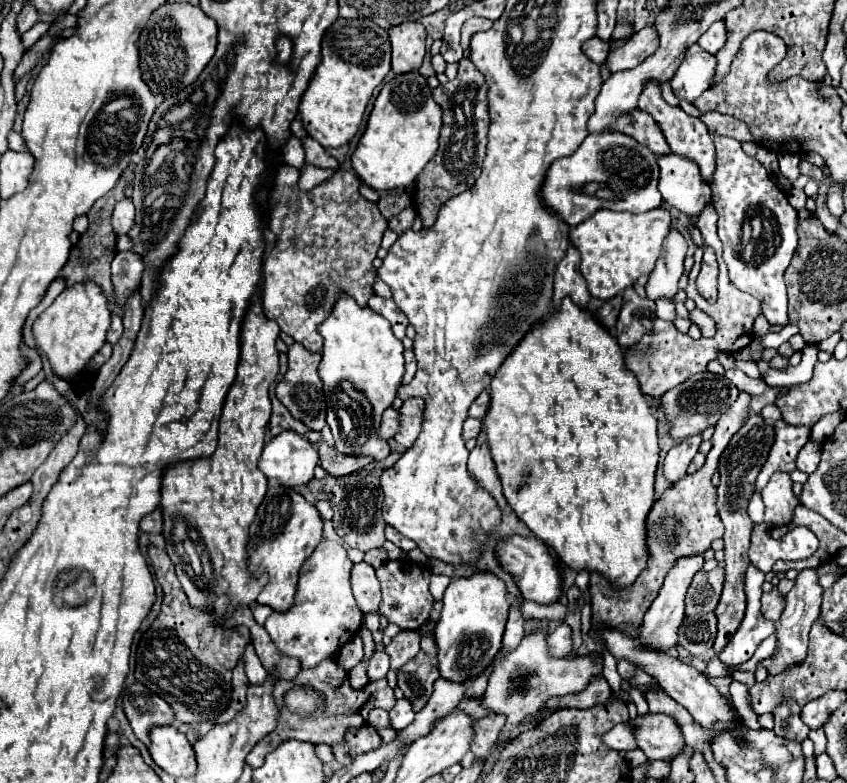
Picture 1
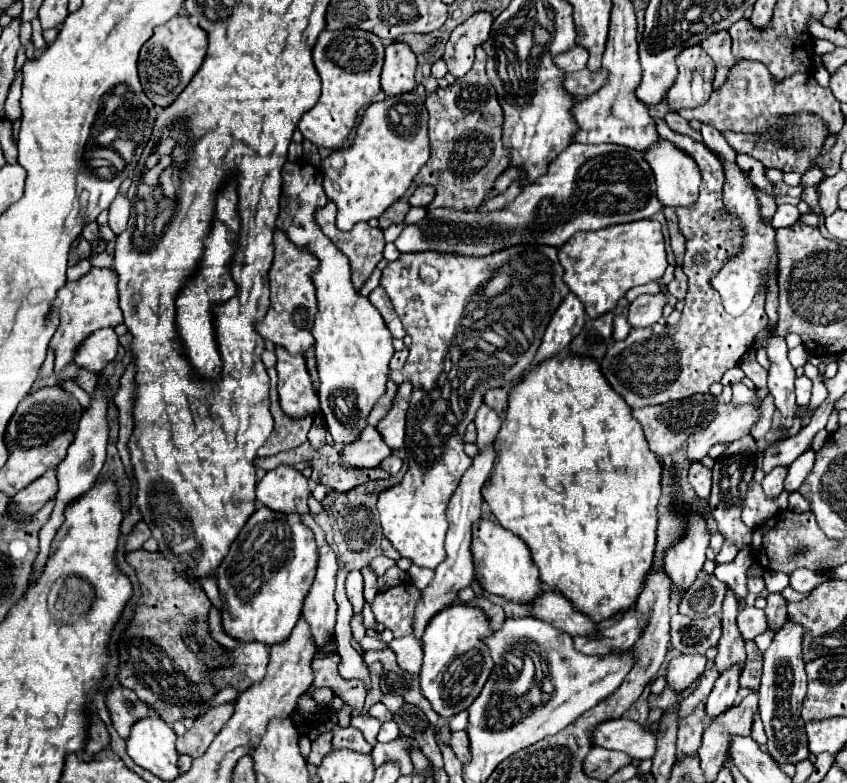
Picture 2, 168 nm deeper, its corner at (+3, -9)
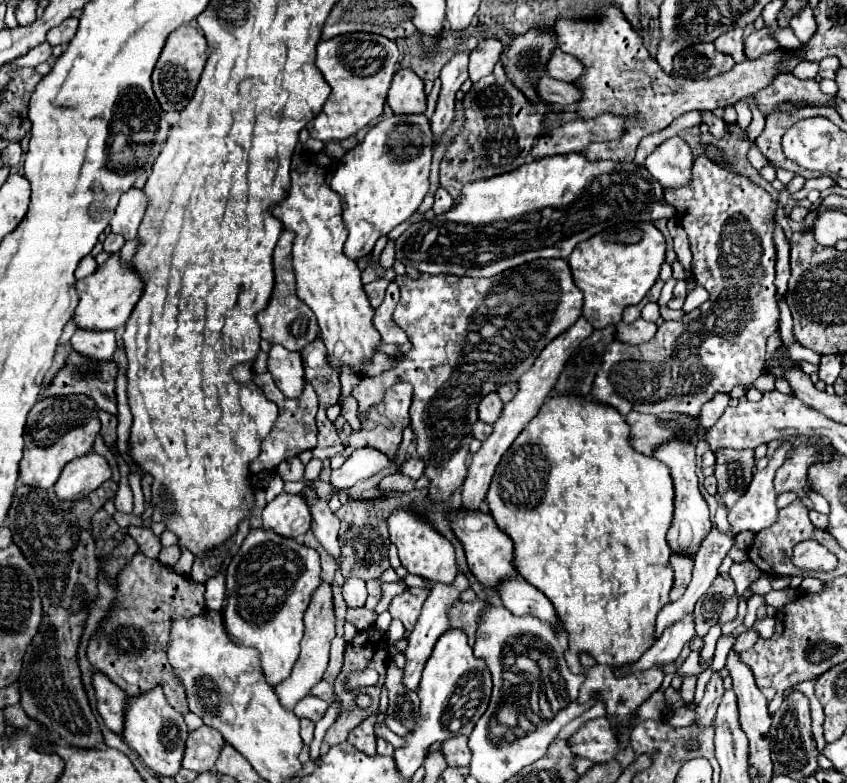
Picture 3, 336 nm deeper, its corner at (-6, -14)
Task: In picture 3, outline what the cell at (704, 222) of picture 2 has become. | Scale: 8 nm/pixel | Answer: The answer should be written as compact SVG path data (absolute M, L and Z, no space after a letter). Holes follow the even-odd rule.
M698 155L696 161L694 161L694 169L692 169L692 183L688 187L682 187L682 189L676 189L676 191L664 191L668 203L672 203L676 207L676 213L678 213L678 219L684 227L684 231L688 233L688 239L690 239L690 249L692 249L692 255L694 255L694 261L692 261L692 273L694 273L694 279L700 287L704 287L710 297L706 303L702 303L698 307L698 311L694 313L686 313L684 315L684 323L662 323L658 327L658 333L654 339L650 339L648 343L642 343L642 345L626 345L622 341L612 341L612 347L608 347L608 351L604 351L604 359L602 359L602 367L594 379L594 387L592 387L592 399L594 401L600 401L600 403L606 403L606 405L612 405L616 407L622 415L628 415L630 411L638 411L638 413L650 413L650 415L660 415L660 413L686 413L686 415L698 415L702 405L708 403L714 393L722 391L722 393L730 393L734 385L750 385L754 383L760 373L762 373L762 367L764 367L764 361L766 361L766 339L778 329L778 317L780 317L780 311L778 311L778 303L776 303L776 287L774 287L774 257L776 257L776 249L774 249L774 243L772 243L772 219L774 219L774 213L776 213L776 201L758 185L754 185L750 179L746 177L740 177L736 173L730 173L728 169L716 165L712 159L708 159L706 155ZM632 359L636 361L650 361L654 365L656 371L660 371L662 377L632 377Z

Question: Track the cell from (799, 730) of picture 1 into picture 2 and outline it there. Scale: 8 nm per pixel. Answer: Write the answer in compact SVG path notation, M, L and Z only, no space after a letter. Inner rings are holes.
M785 622L785 626L775 634L771 646L763 654L763 678L759 686L759 714L765 724L767 752L779 764L797 764L809 756L805 722L801 720L801 704L807 694L805 662L801 654L803 628L795 622Z

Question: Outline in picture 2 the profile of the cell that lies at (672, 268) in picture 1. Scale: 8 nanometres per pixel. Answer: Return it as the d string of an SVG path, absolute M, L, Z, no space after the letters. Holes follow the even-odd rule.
M663 292L657 296L637 296L629 306L629 324L631 328L647 328L653 326L663 312L663 306L667 304Z

